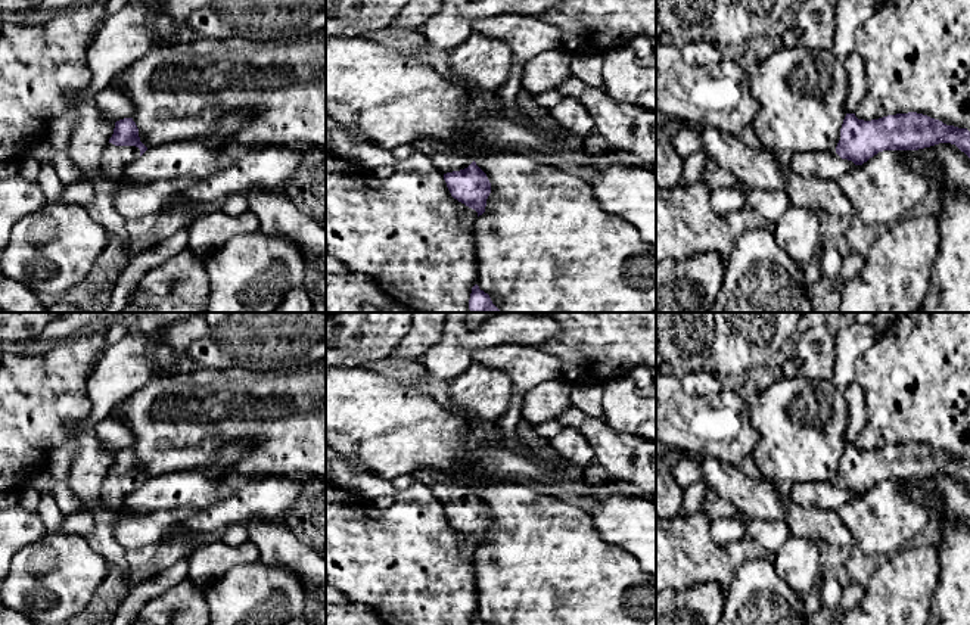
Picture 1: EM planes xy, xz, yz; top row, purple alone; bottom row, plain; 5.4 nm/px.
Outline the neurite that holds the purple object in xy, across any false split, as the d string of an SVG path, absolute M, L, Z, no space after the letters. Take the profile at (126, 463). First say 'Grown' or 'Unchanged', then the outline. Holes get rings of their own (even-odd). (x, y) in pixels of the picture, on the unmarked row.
Grown. M133 448L115 453L114 464L103 479L102 501L108 509L122 510L124 498L142 486L147 478L140 472L139 458Z

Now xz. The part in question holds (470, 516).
Grown. M419 467L411 475L444 504L447 517L454 529L475 540L478 547L485 542L491 513L472 488L428 467Z

